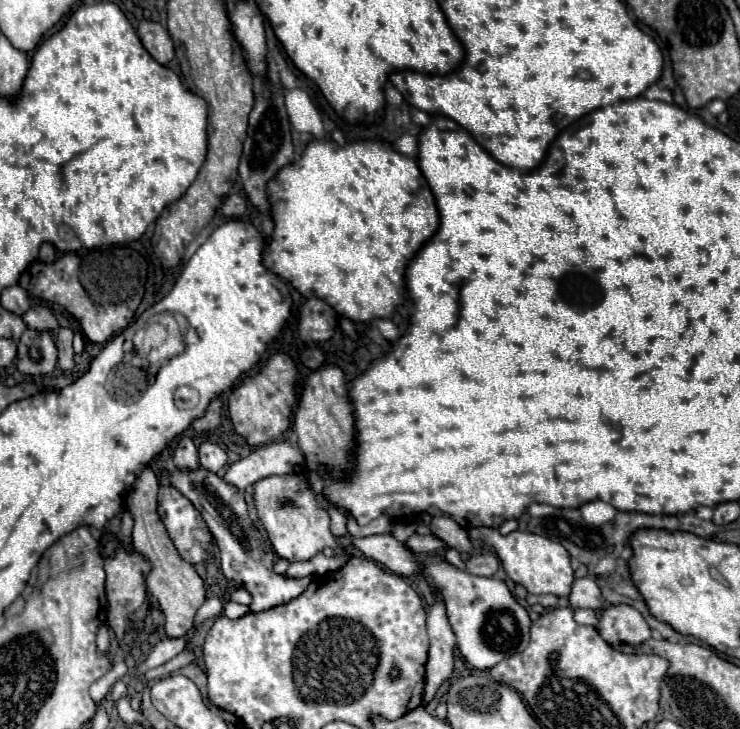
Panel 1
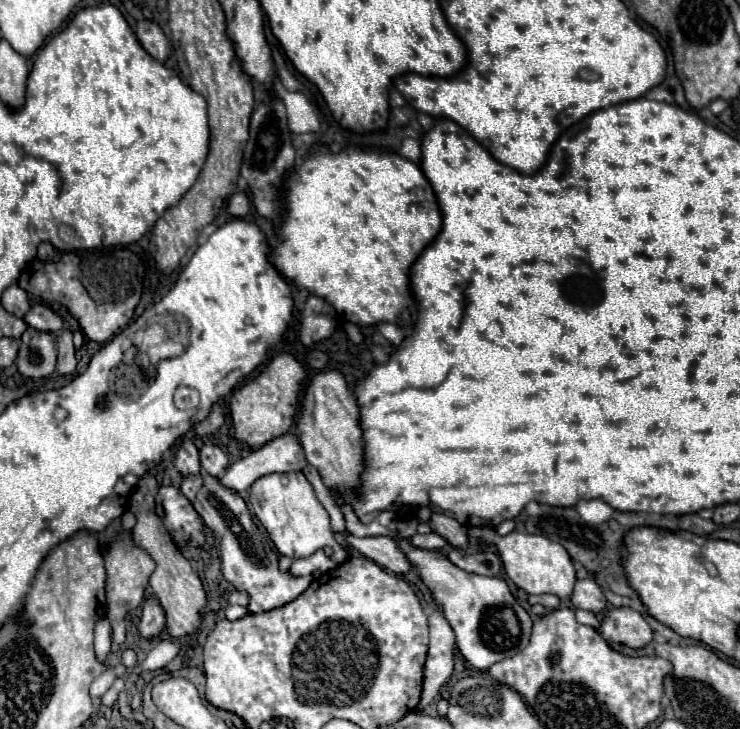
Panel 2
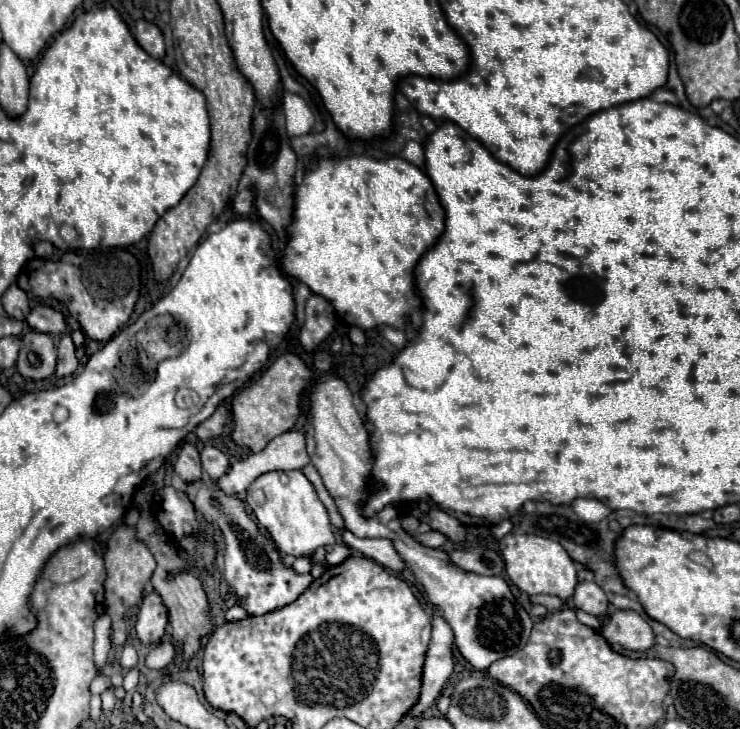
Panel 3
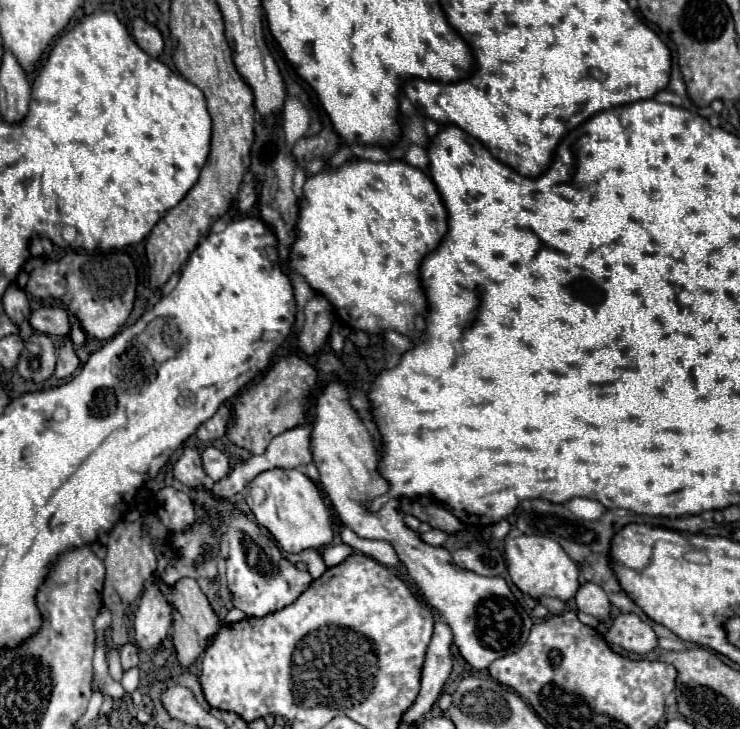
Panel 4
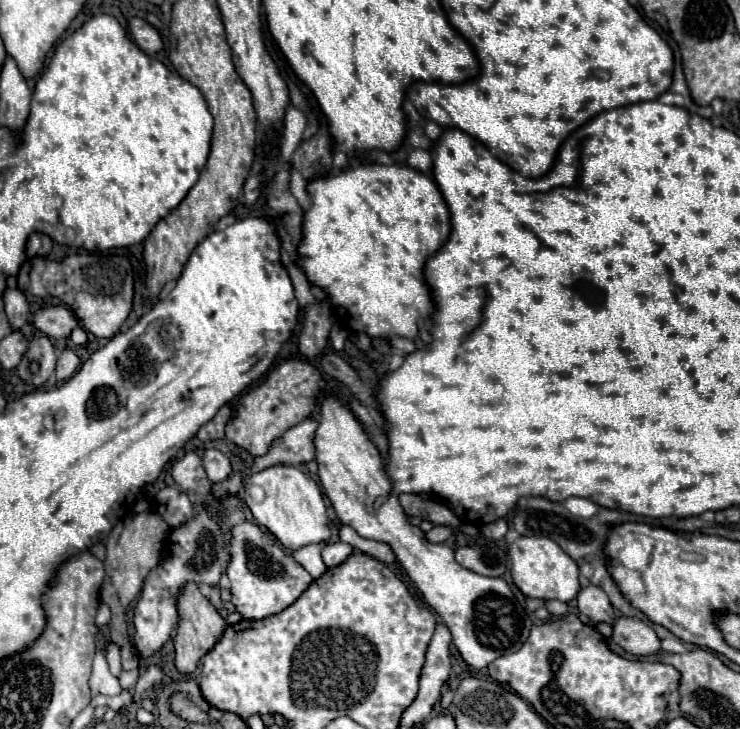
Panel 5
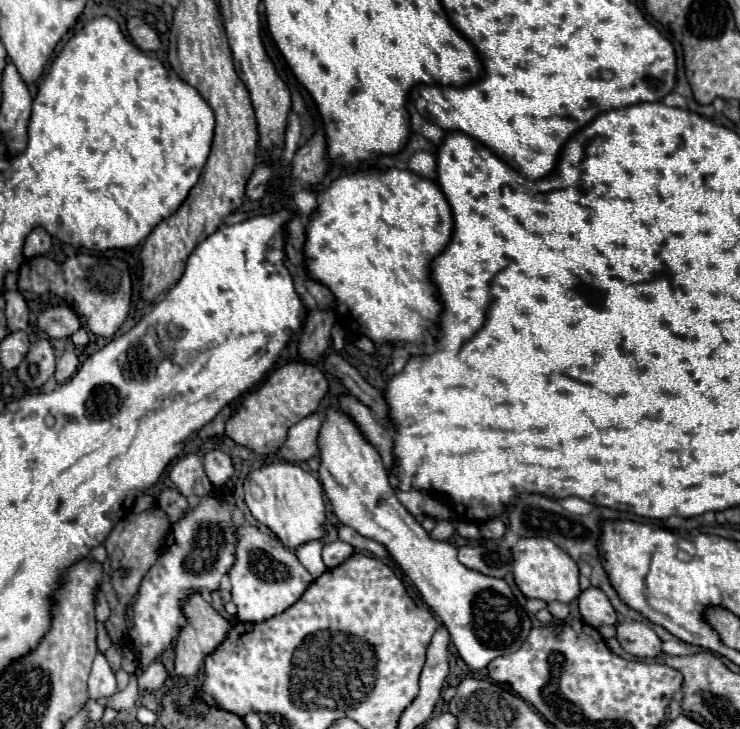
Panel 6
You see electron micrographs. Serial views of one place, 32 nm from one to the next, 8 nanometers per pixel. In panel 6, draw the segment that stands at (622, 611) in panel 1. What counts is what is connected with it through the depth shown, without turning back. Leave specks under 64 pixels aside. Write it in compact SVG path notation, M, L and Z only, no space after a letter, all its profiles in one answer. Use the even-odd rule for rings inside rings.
M620 622L616 638L628 654L640 658L656 658L662 652L662 640L642 622Z

